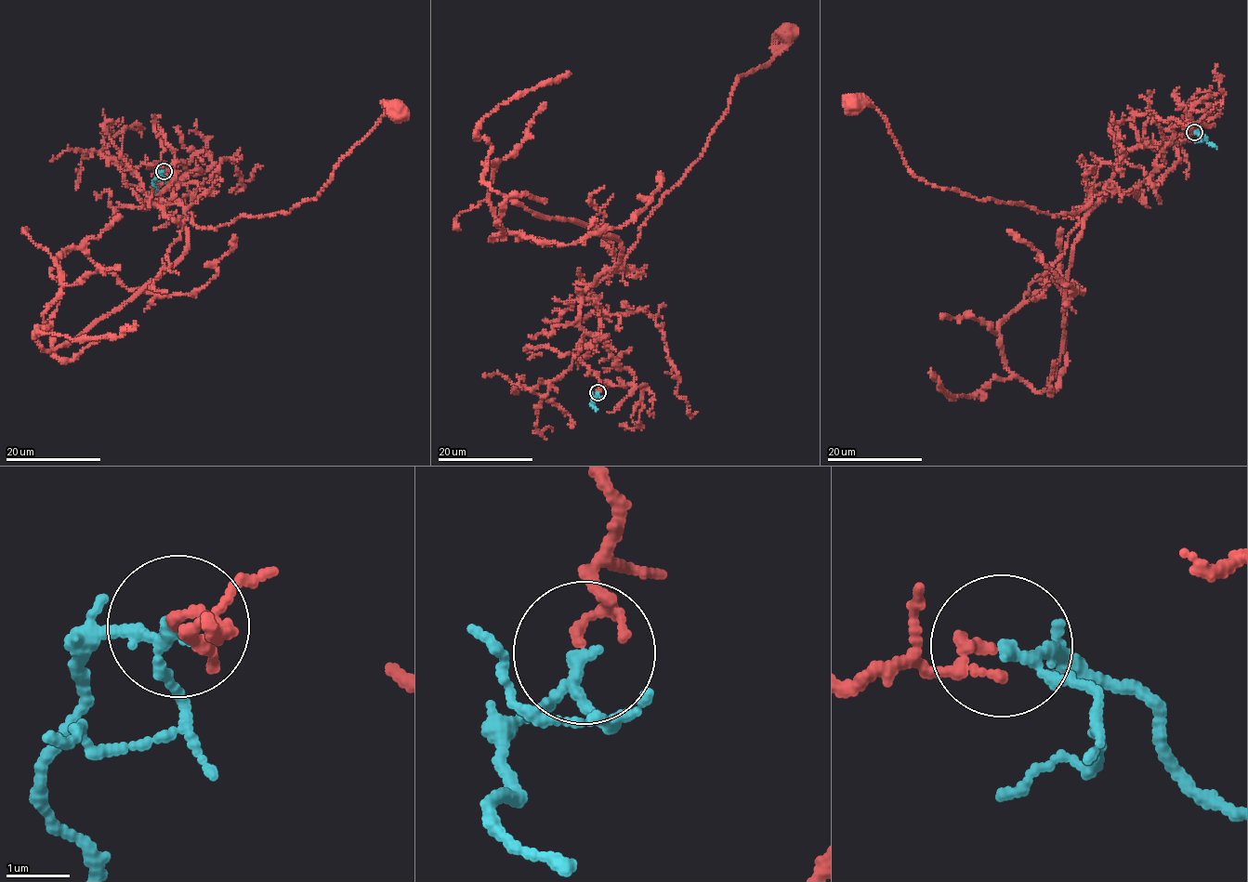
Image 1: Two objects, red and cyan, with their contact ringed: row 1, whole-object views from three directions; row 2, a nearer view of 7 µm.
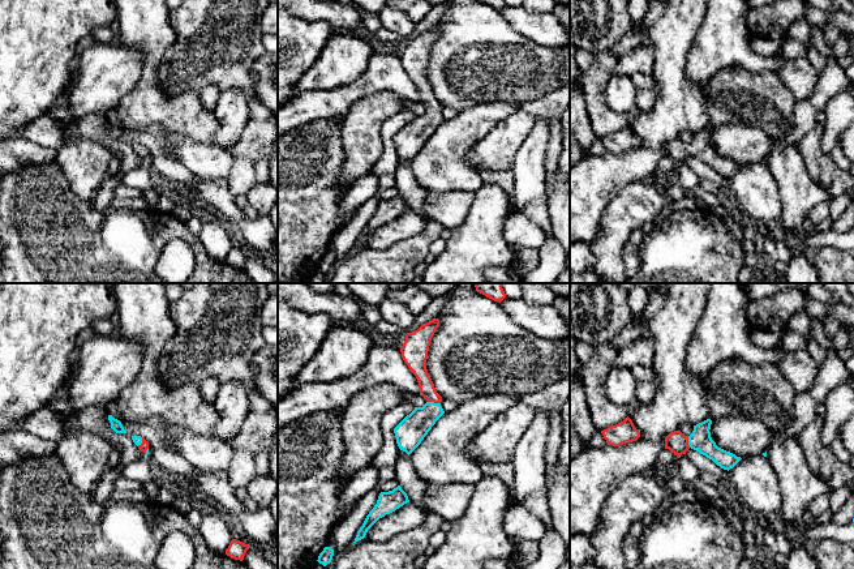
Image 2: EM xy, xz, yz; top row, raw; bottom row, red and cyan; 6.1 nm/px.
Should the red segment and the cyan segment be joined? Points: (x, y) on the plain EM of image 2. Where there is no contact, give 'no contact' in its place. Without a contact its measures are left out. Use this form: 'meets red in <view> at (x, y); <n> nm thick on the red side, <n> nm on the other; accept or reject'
meets red in xz at (434, 110); 100 nm thick on the red side, 180 nm on the other; accept

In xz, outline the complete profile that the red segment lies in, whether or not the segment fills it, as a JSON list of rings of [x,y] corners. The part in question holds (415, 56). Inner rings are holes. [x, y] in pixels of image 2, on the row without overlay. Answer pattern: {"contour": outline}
{"contour": [[[433,26],[417,38],[407,40],[400,55],[404,70],[417,86],[420,103],[428,108],[422,115],[415,115],[394,137],[399,157],[408,163],[421,151],[435,129],[445,121],[441,114],[442,104],[437,100],[426,77],[430,48],[438,34],[439,27]]]}

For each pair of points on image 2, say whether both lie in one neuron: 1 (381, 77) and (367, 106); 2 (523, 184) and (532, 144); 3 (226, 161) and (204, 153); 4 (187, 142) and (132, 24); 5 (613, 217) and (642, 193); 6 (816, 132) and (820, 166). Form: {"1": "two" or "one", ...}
{"1": "two", "2": "one", "3": "one", "4": "two", "5": "one", "6": "one"}

